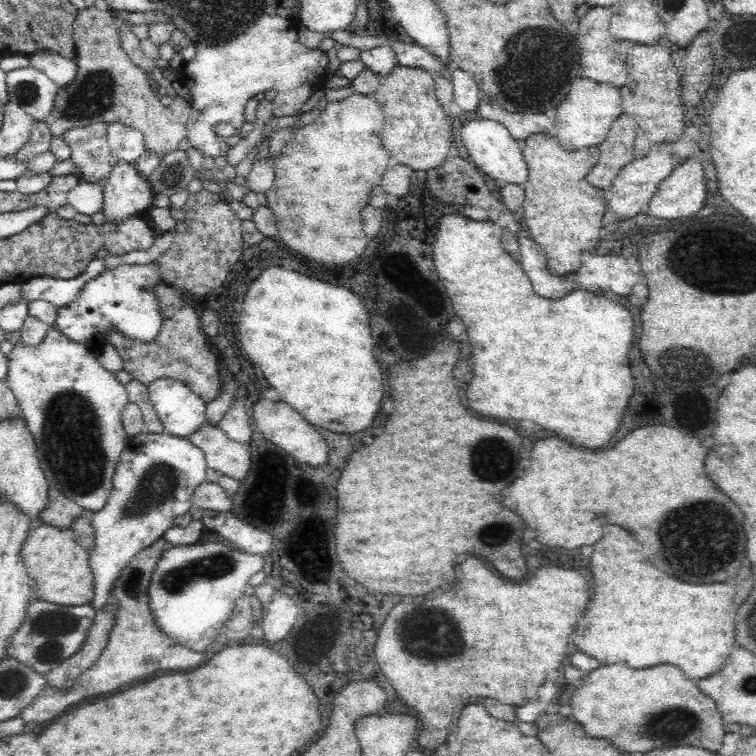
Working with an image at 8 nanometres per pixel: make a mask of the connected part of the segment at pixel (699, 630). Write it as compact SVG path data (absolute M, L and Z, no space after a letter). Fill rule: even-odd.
M606 524L604 526L604 532L602 532L602 538L594 544L594 554L592 554L592 572L594 572L594 596L592 600L588 602L588 608L584 612L584 616L578 620L576 628L574 628L574 634L572 634L572 640L574 644L590 654L592 658L596 658L598 662L604 662L604 664L616 664L616 662L626 662L630 668L650 668L650 666L656 666L656 664L674 664L678 666L686 678L706 678L714 672L718 672L724 664L724 660L730 656L732 650L734 650L734 588L726 582L718 582L718 584L686 584L682 580L676 580L672 576L666 576L662 574L658 568L654 568L640 552L640 544L620 526L612 526L612 524Z

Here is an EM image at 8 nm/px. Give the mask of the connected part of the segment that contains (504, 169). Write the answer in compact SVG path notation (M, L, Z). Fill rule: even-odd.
M470 118L469 120L472 122L466 122L466 126L457 134L463 154L466 154L487 180L495 178L503 184L525 183L529 177L529 170L522 153L522 143L514 140L506 125L487 119Z

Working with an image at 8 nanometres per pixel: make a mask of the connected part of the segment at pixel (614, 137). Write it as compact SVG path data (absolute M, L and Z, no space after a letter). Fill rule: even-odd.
M628 114L618 116L606 138L598 145L600 158L586 174L587 182L609 190L620 168L635 158L633 146L637 132L637 123Z

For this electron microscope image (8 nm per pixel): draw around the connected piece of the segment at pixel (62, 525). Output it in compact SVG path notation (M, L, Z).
M49 489L49 503L41 512L41 524L50 525L60 529L70 529L72 523L83 515L85 510L73 500L66 498L56 489Z

